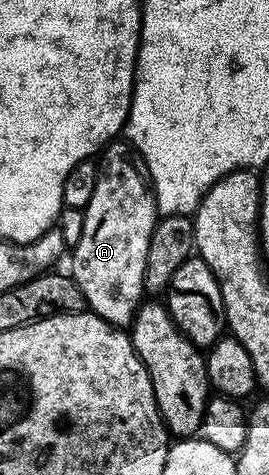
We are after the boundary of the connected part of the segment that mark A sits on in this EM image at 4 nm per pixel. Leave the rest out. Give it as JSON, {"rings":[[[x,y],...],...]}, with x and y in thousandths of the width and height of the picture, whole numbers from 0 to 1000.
{"rings":[[[435,293],[383,316],[379,333],[364,347],[364,385],[349,385],[349,411],[335,411],[335,427],[323,440],[309,442],[305,457],[312,467],[297,474],[297,501],[283,507],[283,526],[268,533],[268,566],[260,564],[260,579],[290,596],[290,604],[312,623],[316,644],[338,657],[357,659],[394,680],[435,688],[487,686],[494,672],[506,667],[509,655],[520,653],[528,636],[543,625],[543,611],[535,606],[535,581],[543,579],[543,528],[558,528],[558,495],[572,486],[580,467],[587,463],[587,442],[580,438],[580,402],[558,387],[550,358],[524,345],[520,324],[491,312],[472,295]]]}

